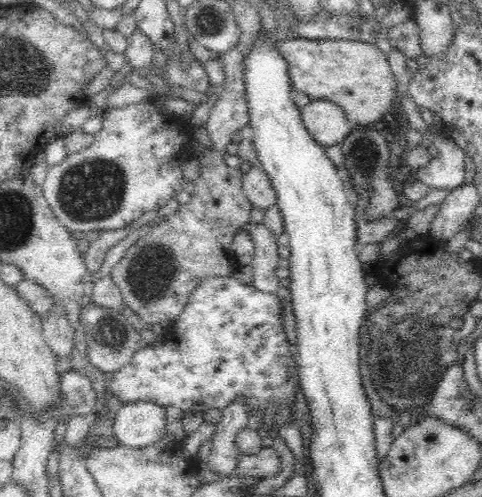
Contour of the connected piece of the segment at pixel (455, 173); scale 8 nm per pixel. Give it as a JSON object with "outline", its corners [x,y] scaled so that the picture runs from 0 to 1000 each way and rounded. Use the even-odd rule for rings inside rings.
{"outline":[[[896,270],[896,294],[905,294],[911,310],[898,316],[888,334],[855,346],[861,360],[900,382],[942,384],[963,374],[967,358],[965,306],[932,276],[919,270]]]}

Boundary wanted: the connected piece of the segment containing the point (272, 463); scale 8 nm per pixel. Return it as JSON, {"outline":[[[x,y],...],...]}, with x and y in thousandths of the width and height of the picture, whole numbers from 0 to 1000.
{"outline":[[[544,899],[535,913],[498,913],[488,952],[498,960],[552,964],[573,960],[585,942],[581,915],[564,899]]]}

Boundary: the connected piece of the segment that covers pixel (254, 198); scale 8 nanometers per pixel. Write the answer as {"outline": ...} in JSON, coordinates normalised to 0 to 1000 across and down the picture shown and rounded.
{"outline":[[[539,334],[521,336],[502,360],[504,386],[525,419],[556,421],[575,410],[564,364]]]}

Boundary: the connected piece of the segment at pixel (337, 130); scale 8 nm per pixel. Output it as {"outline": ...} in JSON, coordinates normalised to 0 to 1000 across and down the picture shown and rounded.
{"outline":[[[651,201],[622,217],[627,247],[670,296],[705,290],[730,264],[705,213],[678,201]]]}

